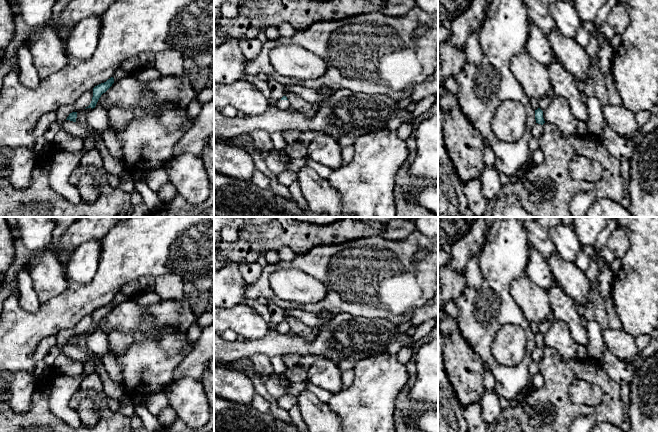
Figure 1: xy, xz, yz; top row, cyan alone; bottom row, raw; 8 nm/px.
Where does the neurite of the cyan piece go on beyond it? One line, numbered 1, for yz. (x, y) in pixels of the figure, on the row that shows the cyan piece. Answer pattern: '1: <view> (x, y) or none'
1: none

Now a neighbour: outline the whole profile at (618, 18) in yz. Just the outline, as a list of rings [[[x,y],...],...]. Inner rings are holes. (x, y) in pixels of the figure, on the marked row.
[[[618,2],[612,8],[606,22],[616,34],[622,35],[630,23],[630,17],[625,6]]]

